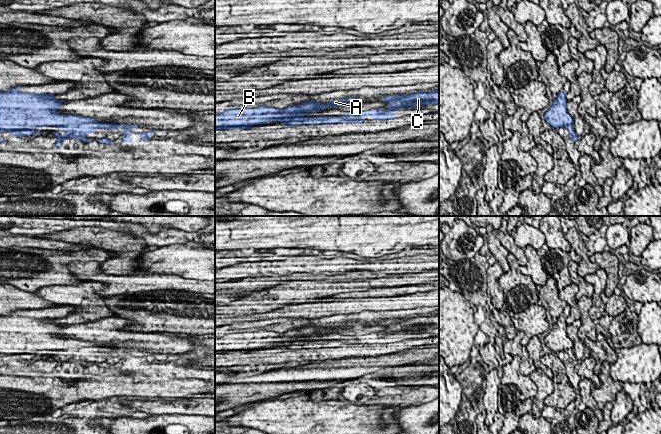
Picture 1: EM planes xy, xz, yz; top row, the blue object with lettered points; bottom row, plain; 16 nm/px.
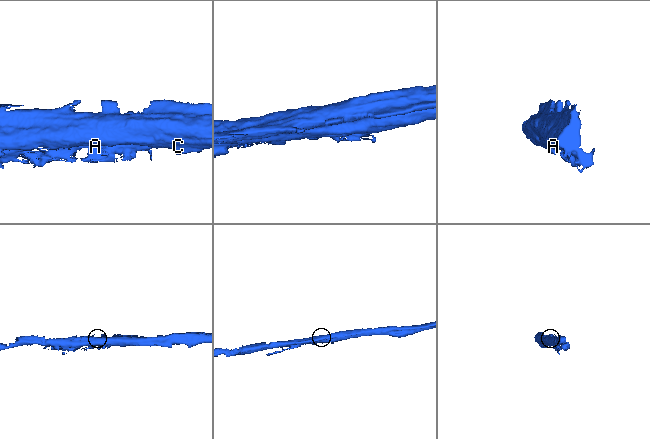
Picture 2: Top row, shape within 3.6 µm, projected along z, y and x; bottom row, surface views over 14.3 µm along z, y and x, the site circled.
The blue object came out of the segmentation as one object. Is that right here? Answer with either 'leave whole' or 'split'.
leave whole

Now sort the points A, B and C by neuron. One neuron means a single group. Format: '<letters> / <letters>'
A B C

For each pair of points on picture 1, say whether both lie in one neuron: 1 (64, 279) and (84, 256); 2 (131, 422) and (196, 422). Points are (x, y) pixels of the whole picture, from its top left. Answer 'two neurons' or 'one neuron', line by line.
1: one neuron
2: one neuron

